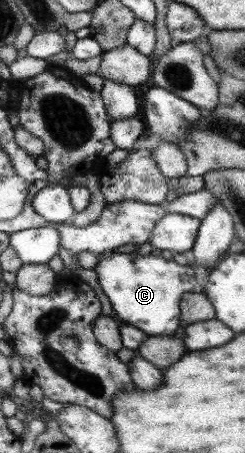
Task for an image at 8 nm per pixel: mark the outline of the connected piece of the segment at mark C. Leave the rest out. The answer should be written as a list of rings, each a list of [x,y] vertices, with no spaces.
[[[106,250],[98,254],[93,270],[98,284],[107,296],[112,312],[122,323],[142,330],[147,336],[174,336],[181,320],[179,306],[184,293],[201,293],[202,286],[196,282],[192,266],[180,265],[166,260],[164,255],[143,256],[132,253],[114,253]]]

